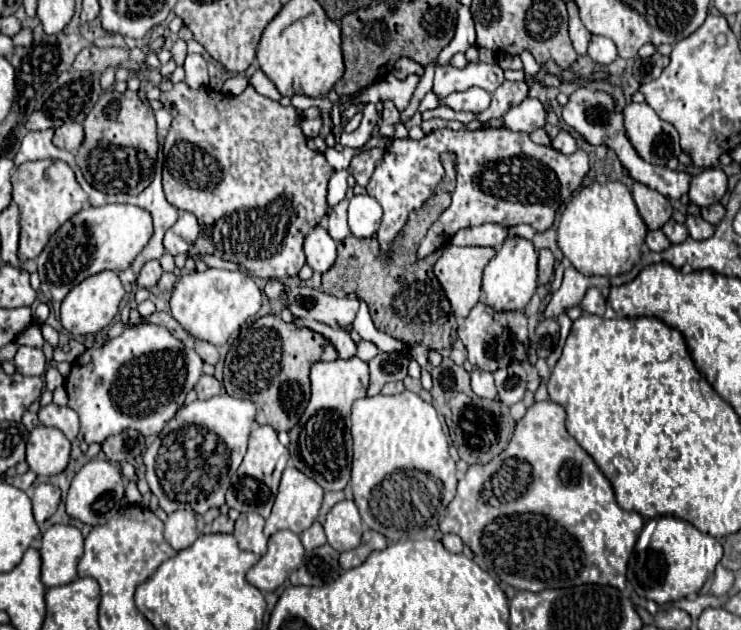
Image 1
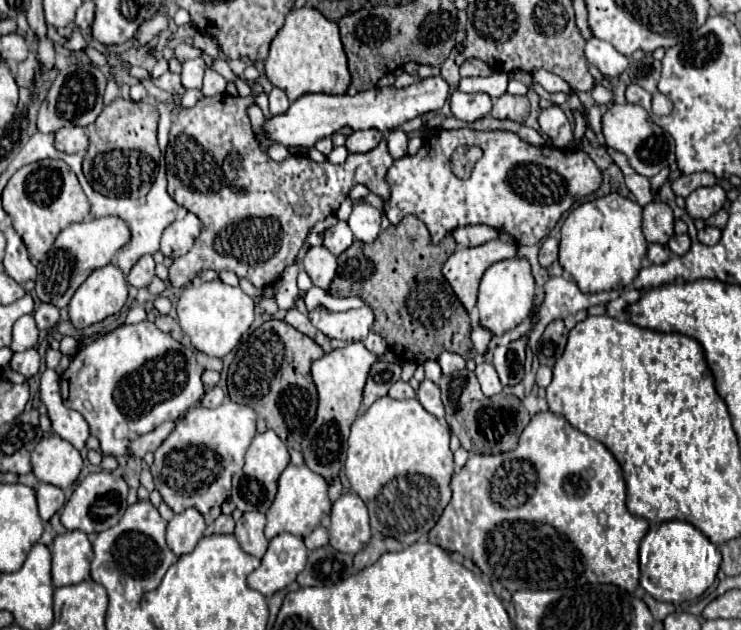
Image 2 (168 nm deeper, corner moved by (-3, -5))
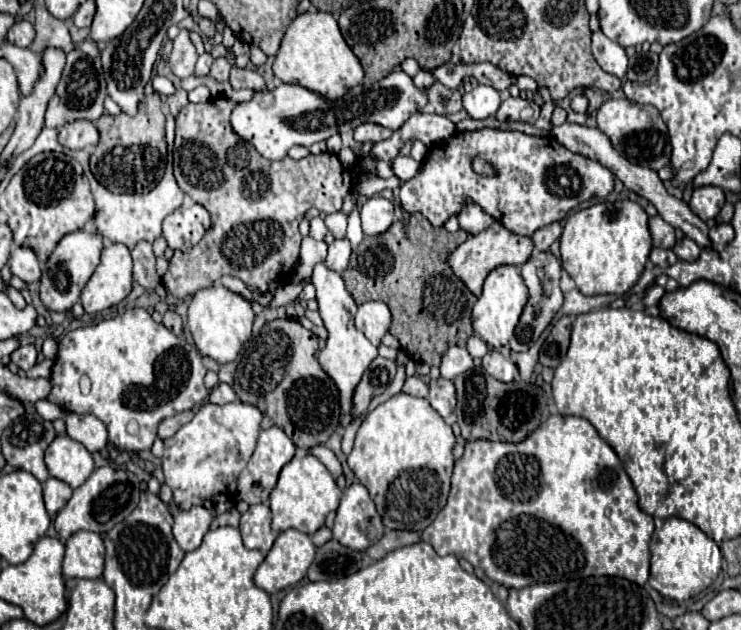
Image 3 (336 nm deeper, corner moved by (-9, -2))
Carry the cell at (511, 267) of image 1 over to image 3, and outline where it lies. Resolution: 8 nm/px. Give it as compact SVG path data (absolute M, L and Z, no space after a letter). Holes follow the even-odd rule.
M500 266L500 268L492 270L484 282L484 290L482 290L478 302L472 308L474 332L488 344L488 348L508 346L524 304L526 304L526 286L522 286L522 276L518 274L518 268Z

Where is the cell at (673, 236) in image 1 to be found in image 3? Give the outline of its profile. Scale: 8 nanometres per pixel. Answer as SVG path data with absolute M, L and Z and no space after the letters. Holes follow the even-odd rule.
M682 238L674 246L674 254L680 260L684 260L684 262L694 262L700 256L700 246L694 240L690 240L690 238Z

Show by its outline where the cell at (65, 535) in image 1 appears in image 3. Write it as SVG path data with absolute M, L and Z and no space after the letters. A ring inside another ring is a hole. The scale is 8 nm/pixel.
M78 532L66 540L62 564L66 578L100 578L104 572L104 542L96 532Z

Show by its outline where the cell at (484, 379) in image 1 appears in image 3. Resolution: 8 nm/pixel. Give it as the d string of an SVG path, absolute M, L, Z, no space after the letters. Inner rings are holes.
M488 350L486 356L482 358L482 366L490 376L498 378L500 382L512 382L514 376L515 381L521 380L516 362L512 362L508 356L500 354L498 350Z

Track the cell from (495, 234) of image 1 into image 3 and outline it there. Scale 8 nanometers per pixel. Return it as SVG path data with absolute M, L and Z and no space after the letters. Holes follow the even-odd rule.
M464 198L464 206L458 214L460 220L460 228L464 228L468 234L478 234L482 230L486 230L494 218L490 218L490 214L486 214L476 202L472 202L470 198Z

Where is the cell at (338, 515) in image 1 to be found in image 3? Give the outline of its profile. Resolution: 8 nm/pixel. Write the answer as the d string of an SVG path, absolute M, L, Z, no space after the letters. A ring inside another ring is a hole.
M354 482L344 490L332 532L342 546L358 552L382 538L384 524L364 484Z

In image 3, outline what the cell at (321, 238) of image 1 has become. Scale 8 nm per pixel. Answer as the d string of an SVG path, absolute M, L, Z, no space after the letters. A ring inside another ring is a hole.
M320 262L314 266L312 272L312 284L316 288L316 300L318 300L318 312L324 320L324 326L328 330L328 340L326 346L320 350L318 360L322 368L334 378L338 390L340 390L340 402L342 402L342 418L340 424L348 426L352 422L352 392L354 386L358 384L358 378L362 378L364 370L370 366L370 362L378 356L378 348L354 326L354 314L358 310L356 300L352 294L346 290L344 280L340 274L334 274L332 270L326 270L326 266Z

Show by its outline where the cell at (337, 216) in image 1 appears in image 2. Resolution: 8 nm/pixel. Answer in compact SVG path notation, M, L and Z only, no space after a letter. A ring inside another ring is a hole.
M338 221L336 225L328 227L322 237L322 245L328 247L334 255L340 255L342 251L346 251L352 245L352 241L354 241L354 237L352 237L352 231L346 221Z

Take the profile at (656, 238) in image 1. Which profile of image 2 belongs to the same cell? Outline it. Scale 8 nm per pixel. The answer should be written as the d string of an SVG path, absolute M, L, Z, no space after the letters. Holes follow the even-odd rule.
M652 243L652 245L648 247L648 259L650 259L652 263L664 263L664 261L668 261L670 255L672 255L672 253L670 253L668 245Z

